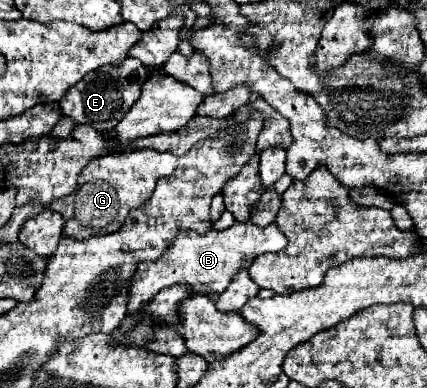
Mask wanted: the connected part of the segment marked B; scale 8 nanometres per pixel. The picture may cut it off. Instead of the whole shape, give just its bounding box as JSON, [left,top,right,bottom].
[128,222,288,312]

